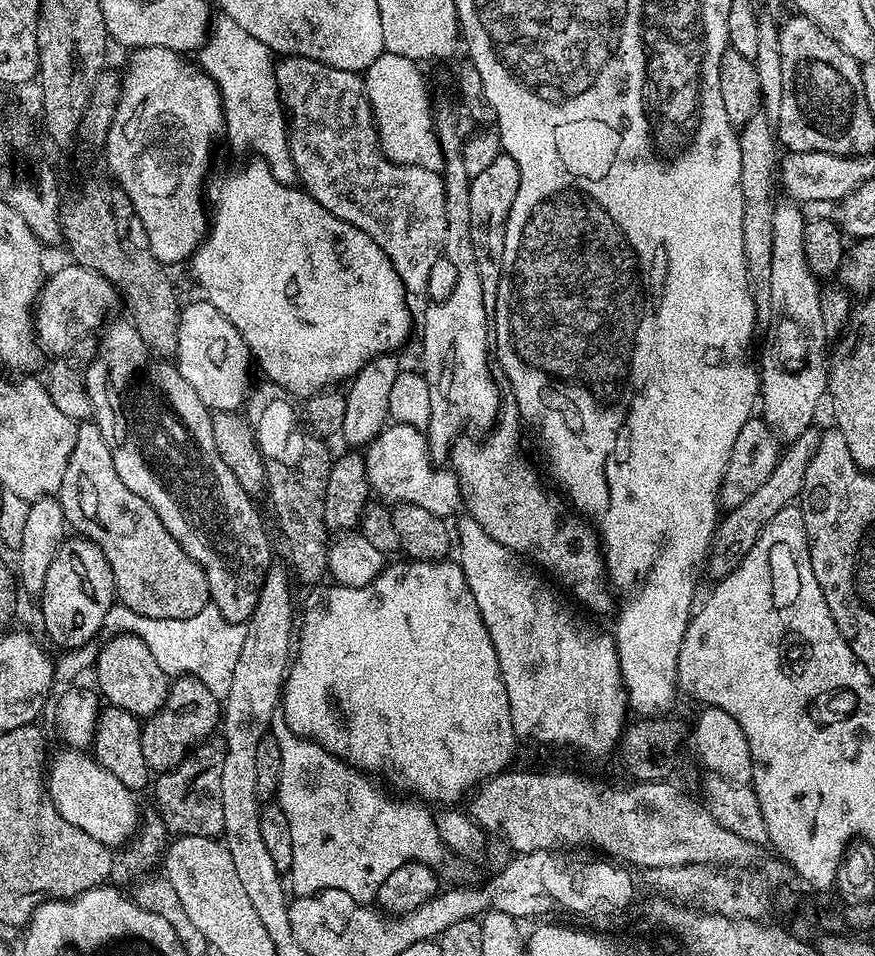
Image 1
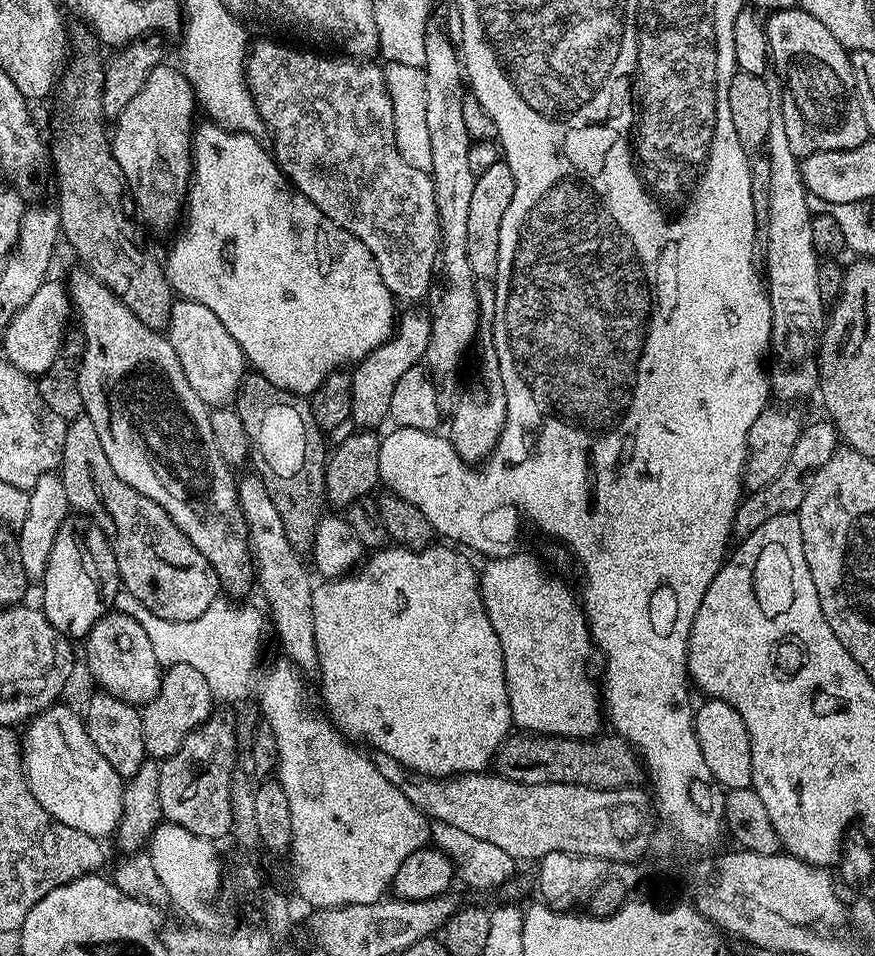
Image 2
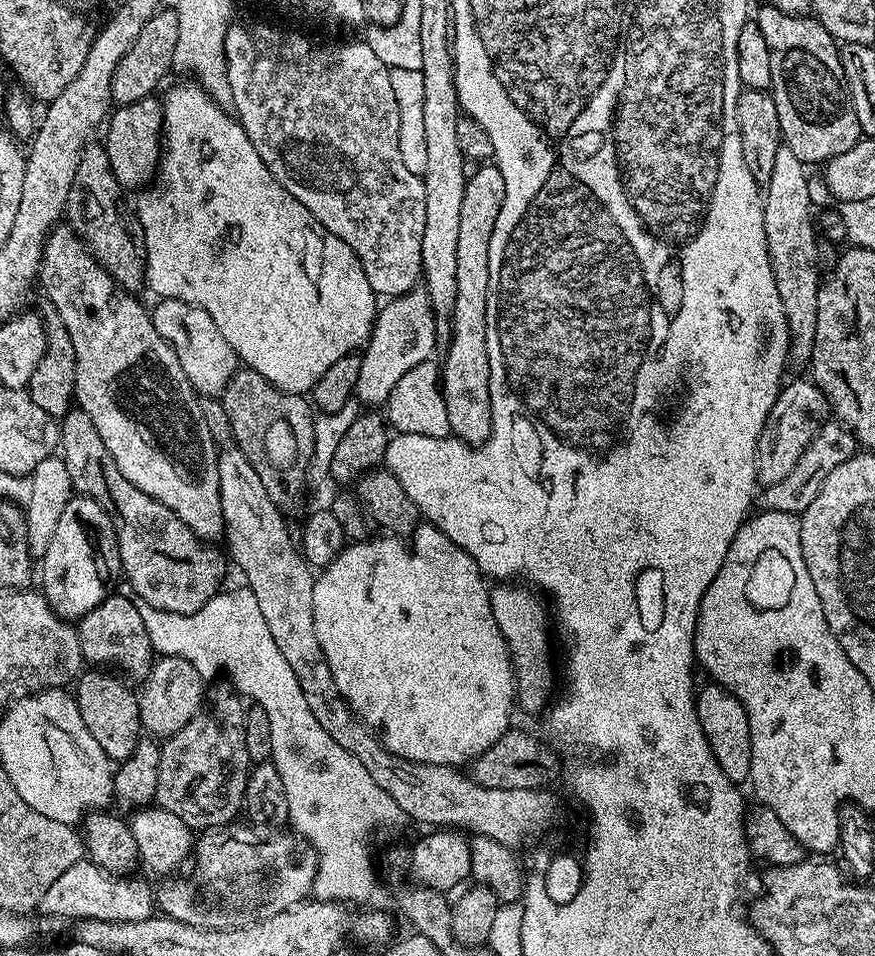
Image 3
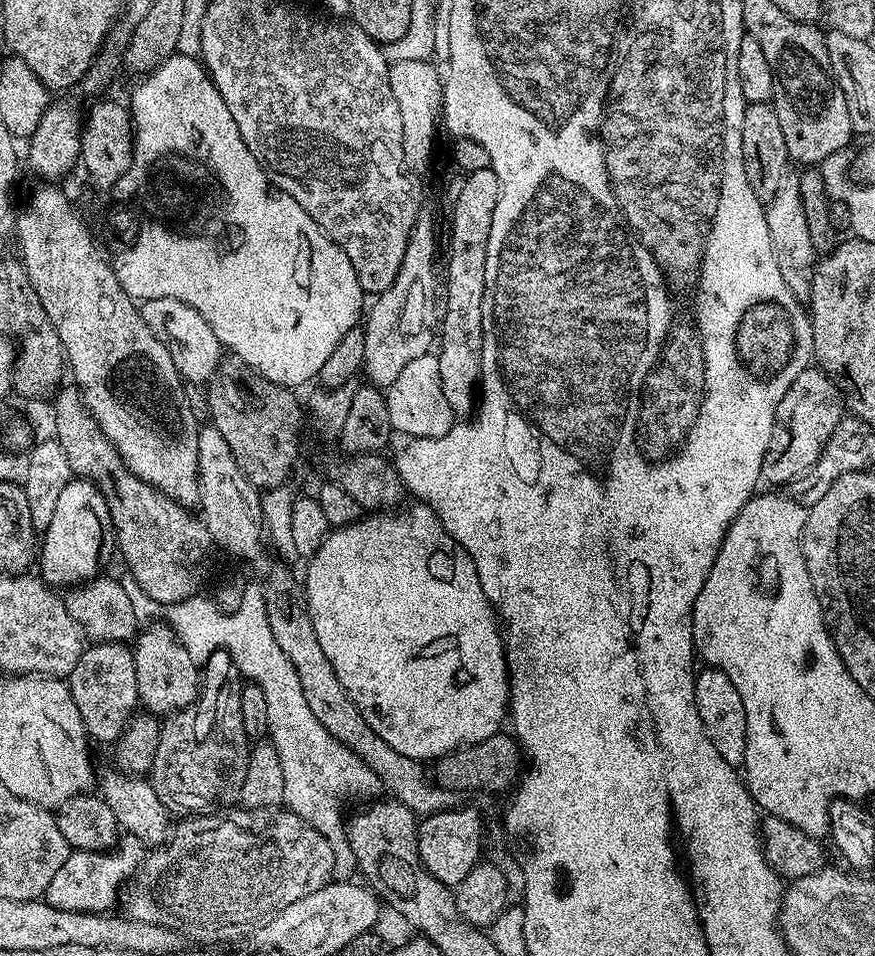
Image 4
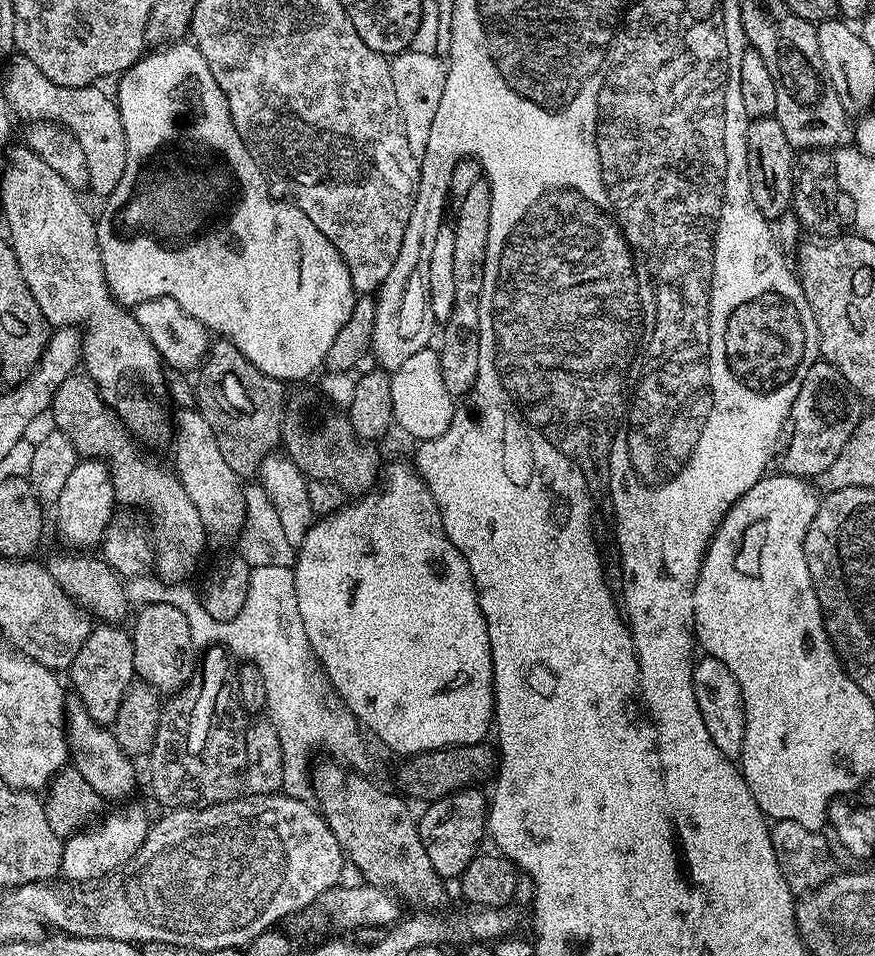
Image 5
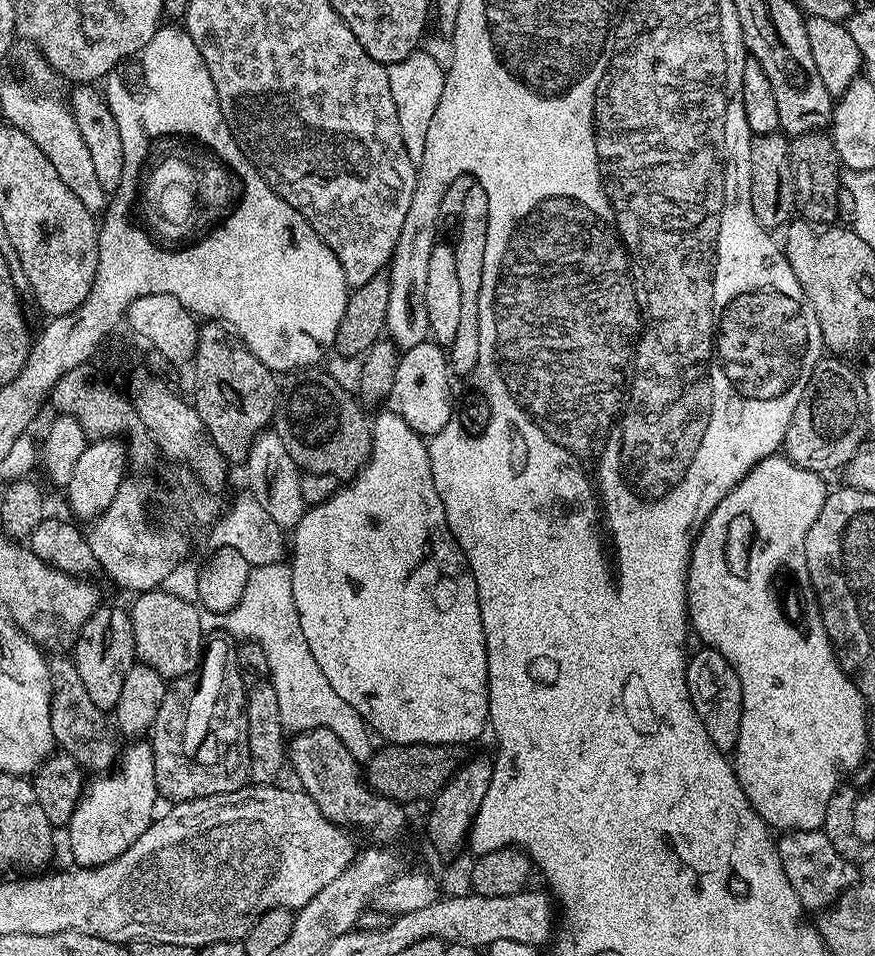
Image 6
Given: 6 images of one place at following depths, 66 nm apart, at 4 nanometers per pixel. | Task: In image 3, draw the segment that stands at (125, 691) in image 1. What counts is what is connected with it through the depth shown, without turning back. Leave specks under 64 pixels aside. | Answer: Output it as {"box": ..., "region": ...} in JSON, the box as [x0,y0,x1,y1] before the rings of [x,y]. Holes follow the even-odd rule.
{"box":[75,594,154,682],"region":[[[109,594],[101,604],[94,606],[94,610],[80,617],[75,630],[81,644],[81,654],[89,665],[119,670],[125,677],[133,676],[136,682],[143,681],[152,669],[154,649],[150,634],[146,634],[142,617],[138,610],[134,610],[134,602],[127,595],[124,597]]]}

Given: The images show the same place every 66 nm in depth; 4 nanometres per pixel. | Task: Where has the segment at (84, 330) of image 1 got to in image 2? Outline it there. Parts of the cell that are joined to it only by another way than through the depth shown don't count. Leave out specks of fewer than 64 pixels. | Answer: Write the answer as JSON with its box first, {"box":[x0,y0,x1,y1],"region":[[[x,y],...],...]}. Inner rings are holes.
{"box":[2,279,74,378],"region":[[[45,279],[38,288],[38,294],[34,294],[28,304],[22,306],[2,329],[3,359],[33,378],[43,377],[44,372],[50,370],[50,366],[56,361],[56,357],[61,355],[60,343],[64,340],[64,327],[68,324],[68,315],[73,315],[74,312],[67,287],[61,281],[58,283],[52,279]]]}

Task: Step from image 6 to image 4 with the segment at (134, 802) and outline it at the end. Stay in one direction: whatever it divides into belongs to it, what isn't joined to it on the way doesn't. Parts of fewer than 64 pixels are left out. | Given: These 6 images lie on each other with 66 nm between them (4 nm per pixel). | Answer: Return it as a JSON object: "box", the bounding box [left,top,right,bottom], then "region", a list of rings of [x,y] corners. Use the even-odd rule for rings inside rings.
{"box":[43,834,145,913],"region":[[[127,834],[121,835],[116,847],[106,852],[69,851],[66,862],[62,862],[62,870],[54,874],[43,899],[50,906],[67,912],[107,913],[115,906],[116,895],[119,892],[121,895],[122,885],[133,875],[134,870],[139,868],[145,855],[144,843]]]}

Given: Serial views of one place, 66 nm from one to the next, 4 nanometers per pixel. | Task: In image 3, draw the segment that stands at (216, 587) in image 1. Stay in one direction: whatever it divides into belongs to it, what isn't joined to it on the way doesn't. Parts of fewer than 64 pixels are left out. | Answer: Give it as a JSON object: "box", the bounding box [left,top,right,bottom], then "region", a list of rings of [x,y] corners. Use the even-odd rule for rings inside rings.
{"box":[39,226,224,542],"region":[[[57,226],[44,241],[40,263],[39,287],[44,287],[50,303],[60,315],[63,335],[70,338],[76,359],[75,403],[94,422],[98,438],[106,442],[110,458],[122,470],[126,482],[134,482],[142,494],[150,494],[162,506],[174,510],[190,530],[205,542],[219,541],[224,535],[220,492],[217,486],[218,444],[212,439],[203,412],[199,409],[198,393],[186,378],[186,370],[178,362],[172,345],[154,330],[149,309],[136,301],[127,288],[121,288],[112,275],[93,258],[76,231]]]}

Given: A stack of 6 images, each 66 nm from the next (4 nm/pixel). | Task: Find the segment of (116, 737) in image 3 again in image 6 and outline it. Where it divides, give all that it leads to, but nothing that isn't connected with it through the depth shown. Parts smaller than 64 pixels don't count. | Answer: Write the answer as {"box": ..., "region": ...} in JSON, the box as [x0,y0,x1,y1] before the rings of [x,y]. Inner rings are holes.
{"box":[74,608,136,710],"region":[[[97,608],[86,626],[82,626],[74,645],[74,661],[78,674],[82,677],[94,706],[105,710],[115,709],[122,694],[122,682],[126,682],[126,674],[132,669],[135,660],[136,647],[131,615],[125,609],[123,612],[120,608]]]}

